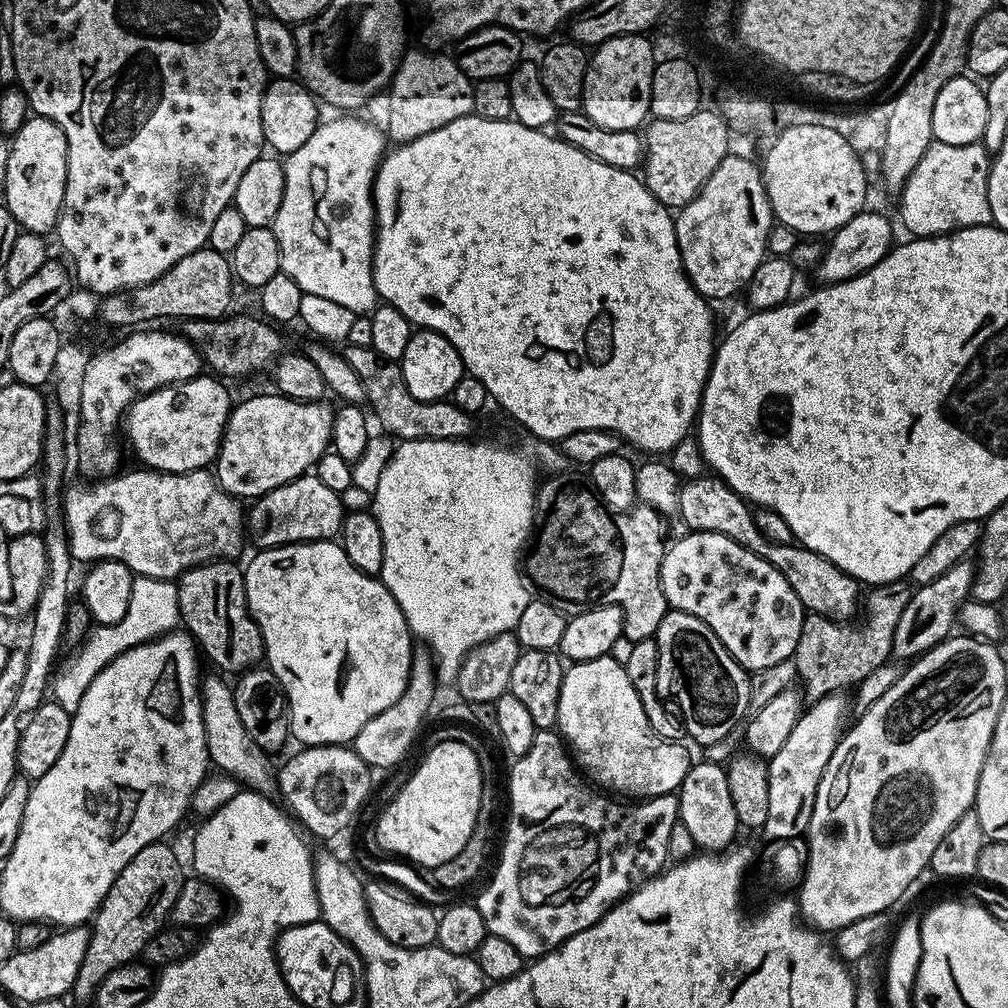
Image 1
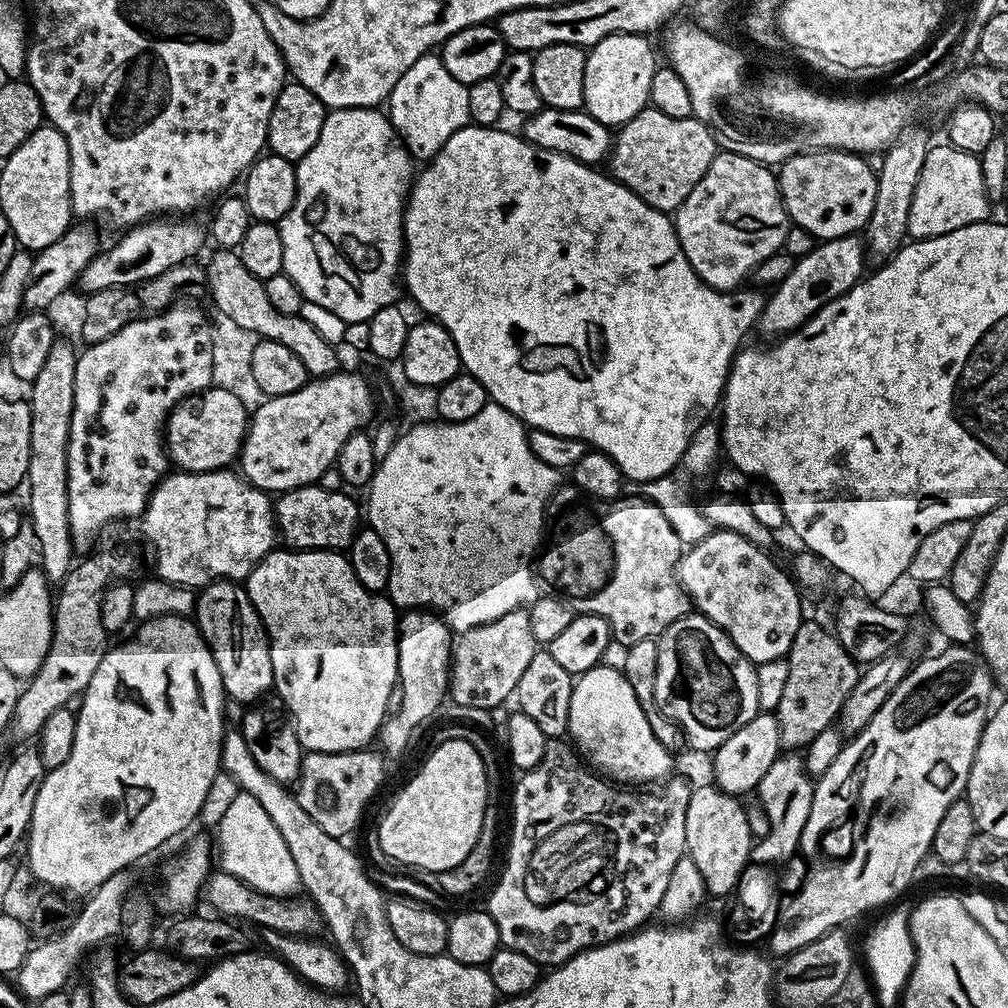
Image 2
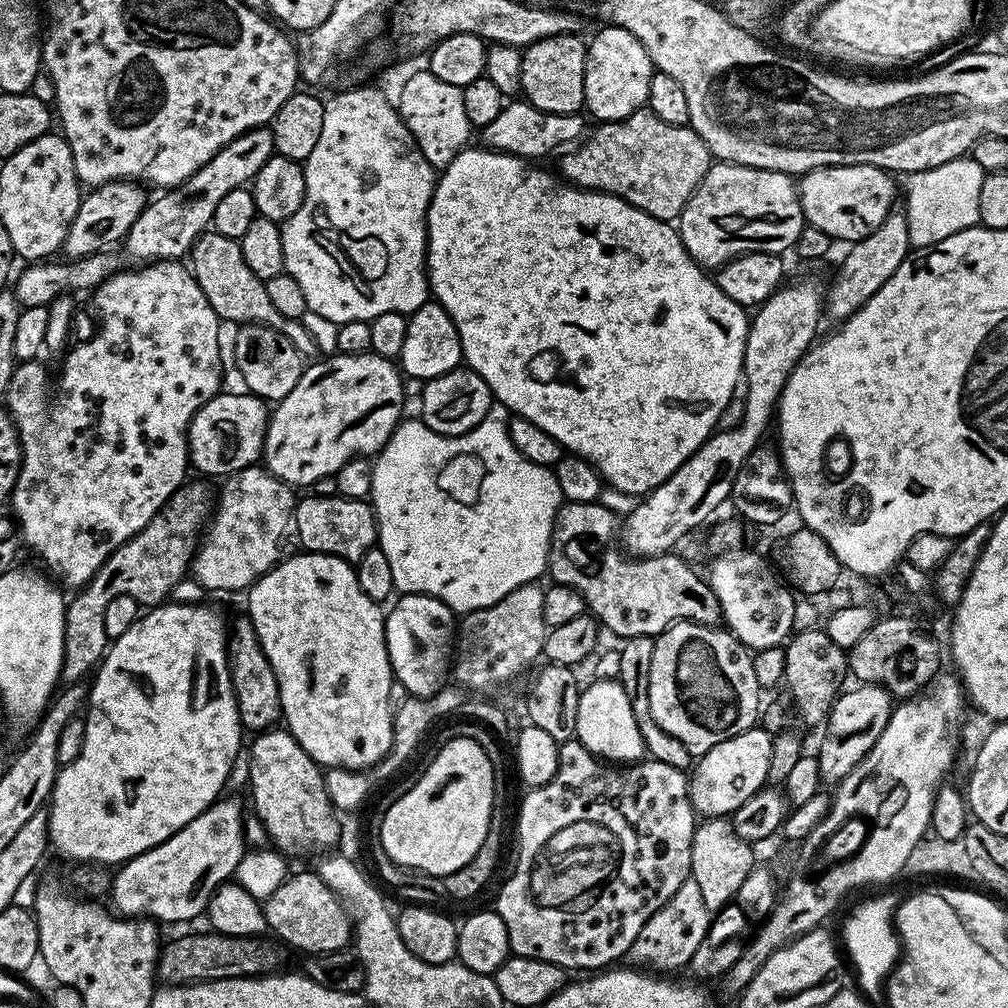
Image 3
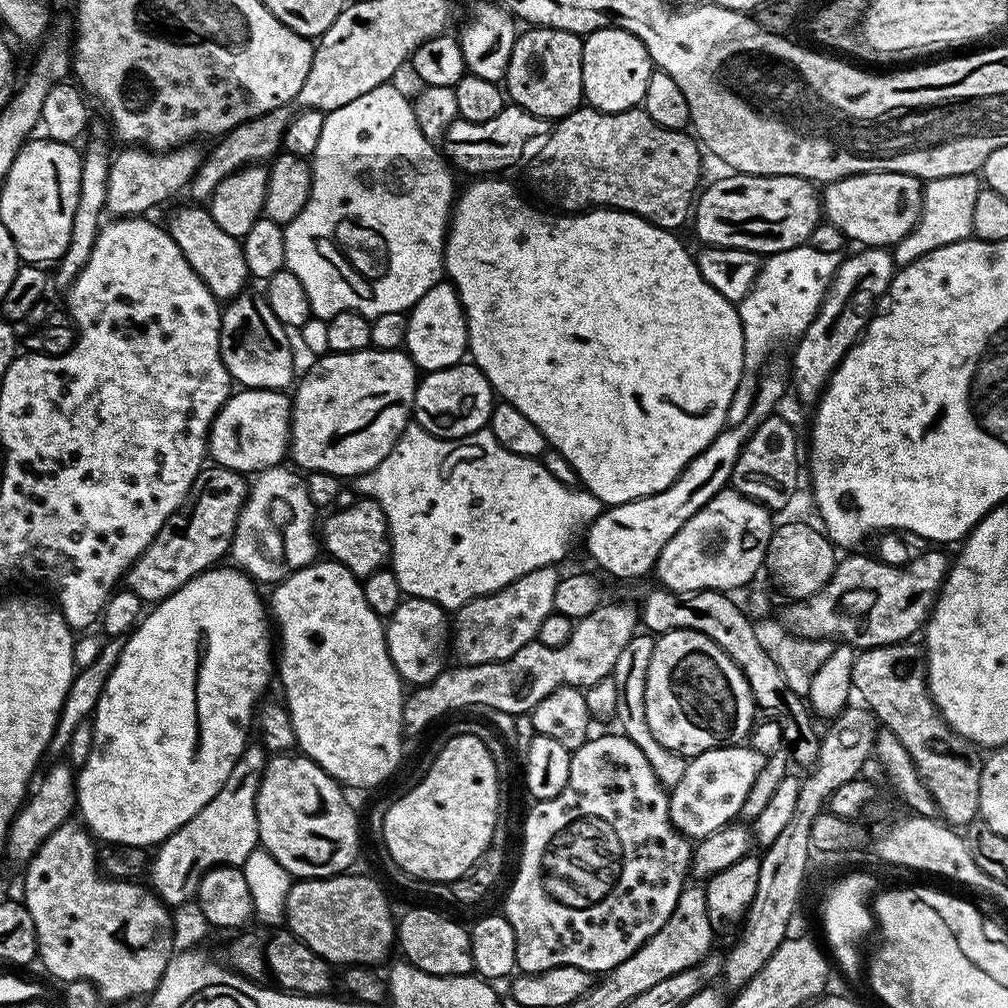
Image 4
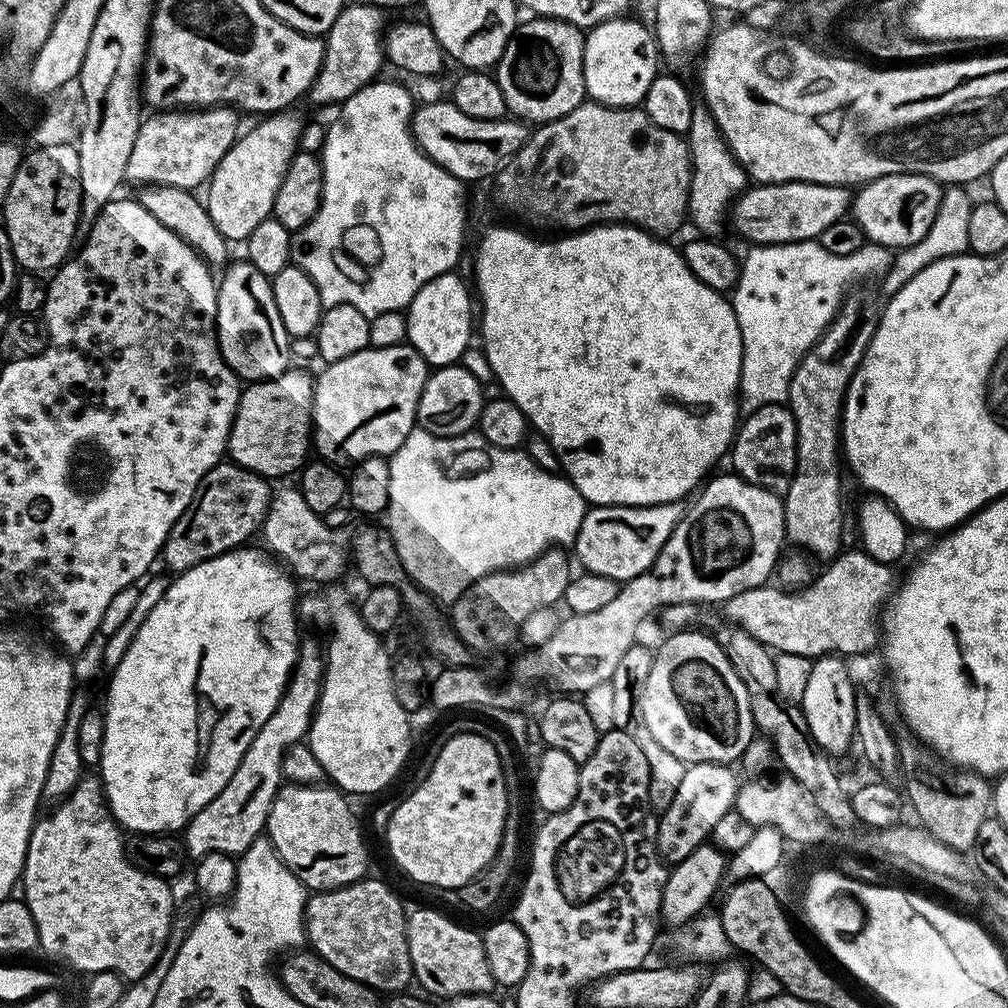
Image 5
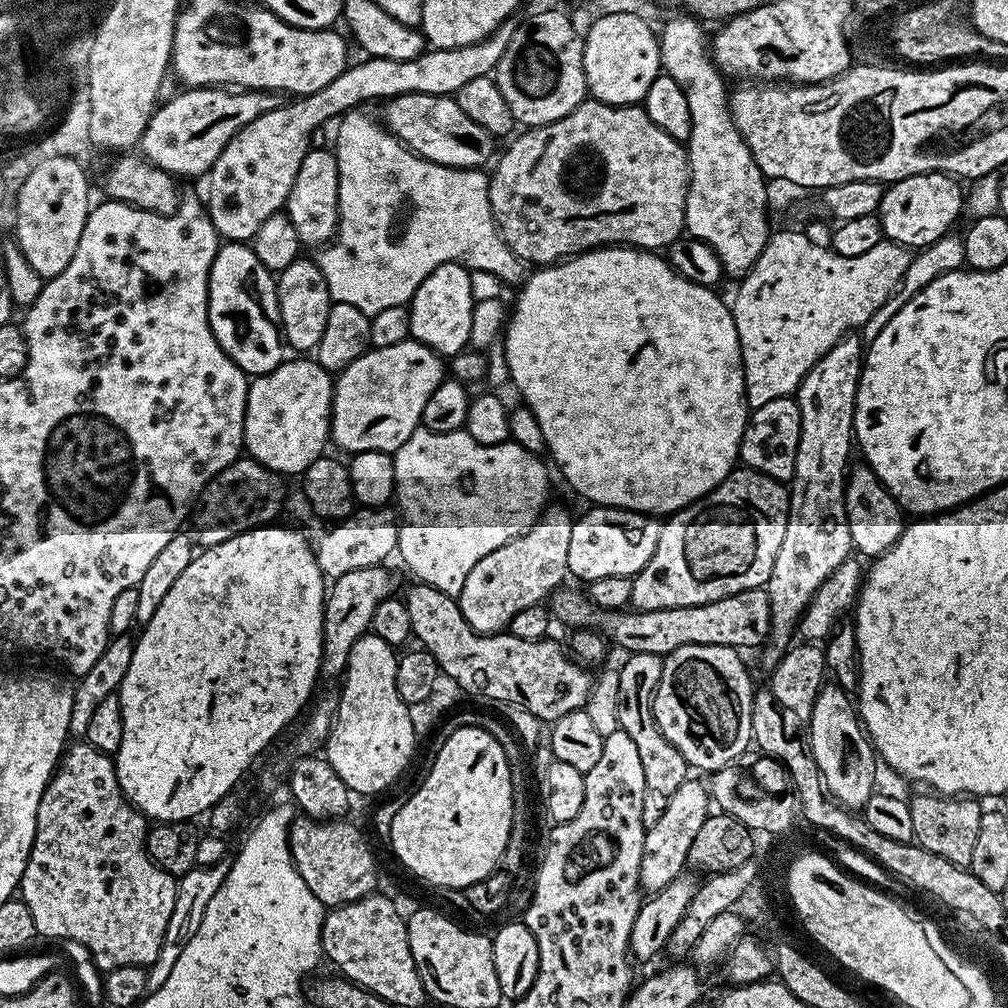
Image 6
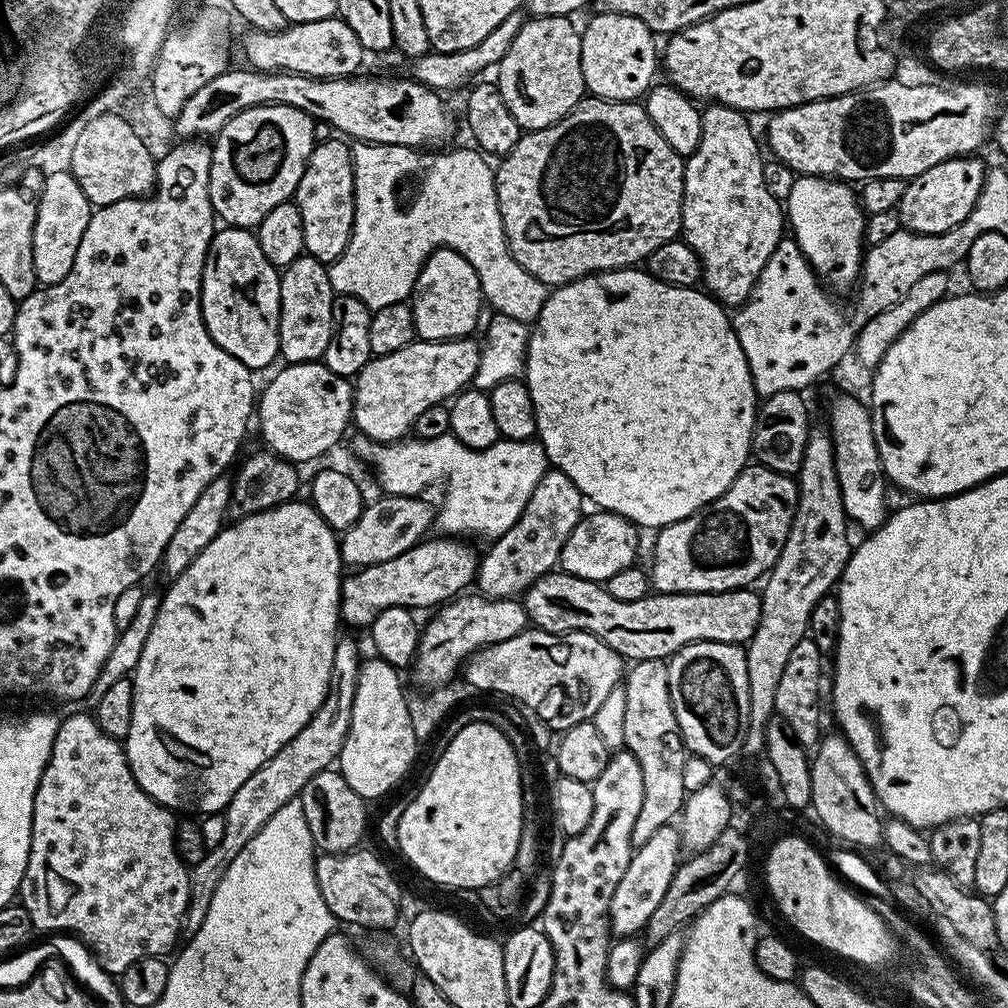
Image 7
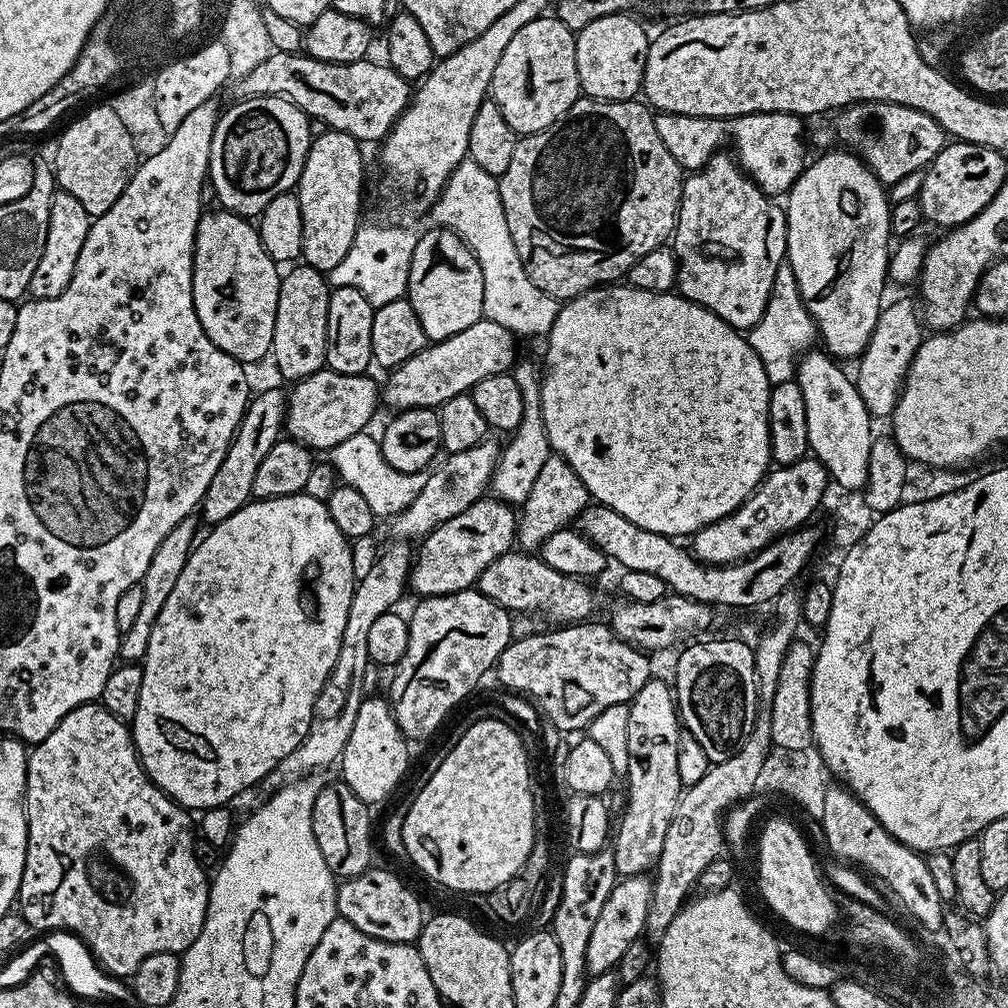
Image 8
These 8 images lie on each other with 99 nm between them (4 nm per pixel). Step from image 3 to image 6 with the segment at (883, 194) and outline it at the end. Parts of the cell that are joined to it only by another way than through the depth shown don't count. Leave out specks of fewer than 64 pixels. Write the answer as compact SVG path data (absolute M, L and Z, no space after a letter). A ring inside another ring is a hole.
M927 172L926 174L914 174L910 178L893 180L884 189L884 197L880 203L880 225L884 231L884 239L893 240L909 250L928 248L934 242L938 242L944 236L953 231L952 223L959 218L960 212L966 208L966 192L960 189L961 181L955 176L949 176L947 172Z

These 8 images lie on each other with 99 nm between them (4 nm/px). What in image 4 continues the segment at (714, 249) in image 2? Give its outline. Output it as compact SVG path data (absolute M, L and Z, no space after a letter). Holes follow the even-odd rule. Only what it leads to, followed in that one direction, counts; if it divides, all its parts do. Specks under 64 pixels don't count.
M724 174L708 189L699 193L694 204L694 220L696 216L696 236L701 245L724 248L737 248L771 254L785 252L797 248L799 244L807 244L814 226L822 220L822 196L817 185L811 180L803 180L797 176L741 176Z

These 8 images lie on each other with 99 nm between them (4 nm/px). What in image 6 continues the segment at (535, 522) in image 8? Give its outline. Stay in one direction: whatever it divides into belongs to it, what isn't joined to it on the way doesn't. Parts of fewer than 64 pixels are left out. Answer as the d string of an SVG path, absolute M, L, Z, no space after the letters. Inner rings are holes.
M548 506L540 519L521 536L515 536L506 546L492 548L486 558L479 560L466 574L458 597L460 613L475 632L495 634L511 625L514 614L522 614L535 604L544 604L557 588L569 579L570 530L573 513L564 508Z

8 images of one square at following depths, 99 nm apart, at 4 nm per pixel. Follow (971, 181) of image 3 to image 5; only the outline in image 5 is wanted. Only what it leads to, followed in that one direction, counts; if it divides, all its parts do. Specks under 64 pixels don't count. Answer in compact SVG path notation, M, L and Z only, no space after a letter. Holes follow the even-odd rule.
M948 186L943 189L940 205L934 214L934 223L931 224L930 230L926 230L926 238L922 242L914 242L914 246L901 248L892 257L892 265L888 267L887 272L882 277L884 283L885 297L894 295L918 270L926 270L930 262L938 262L942 258L951 256L963 256L969 251L968 243L970 242L970 214L974 203L973 197L967 196L965 189L960 186Z

